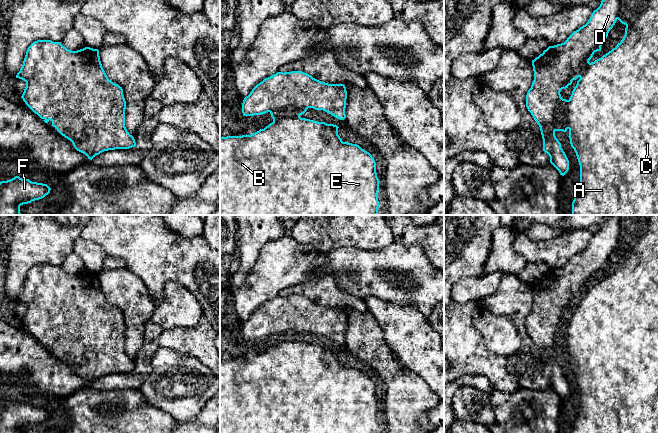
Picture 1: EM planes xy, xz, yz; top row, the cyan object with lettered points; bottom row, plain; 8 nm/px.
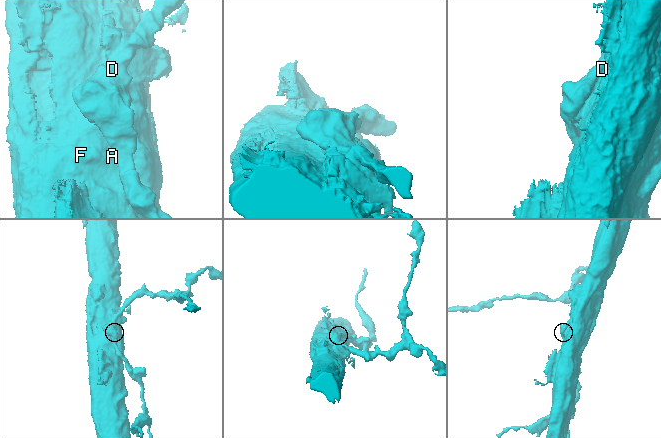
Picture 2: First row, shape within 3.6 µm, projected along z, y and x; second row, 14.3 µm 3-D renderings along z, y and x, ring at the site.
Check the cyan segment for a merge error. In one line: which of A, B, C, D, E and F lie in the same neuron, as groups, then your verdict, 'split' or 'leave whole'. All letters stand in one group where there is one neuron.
groups A B C E F / D; split

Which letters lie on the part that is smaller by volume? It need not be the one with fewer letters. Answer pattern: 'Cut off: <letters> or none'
Cut off: D

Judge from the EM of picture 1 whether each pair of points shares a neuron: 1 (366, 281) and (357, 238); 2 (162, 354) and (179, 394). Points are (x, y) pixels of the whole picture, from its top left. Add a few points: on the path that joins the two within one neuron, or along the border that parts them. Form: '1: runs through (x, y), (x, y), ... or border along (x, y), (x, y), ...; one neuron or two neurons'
1: border along (382, 247), (379, 249), (337, 247), (335, 249); two neurons
2: runs through (166, 364), (176, 374), (178, 384); one neuron

